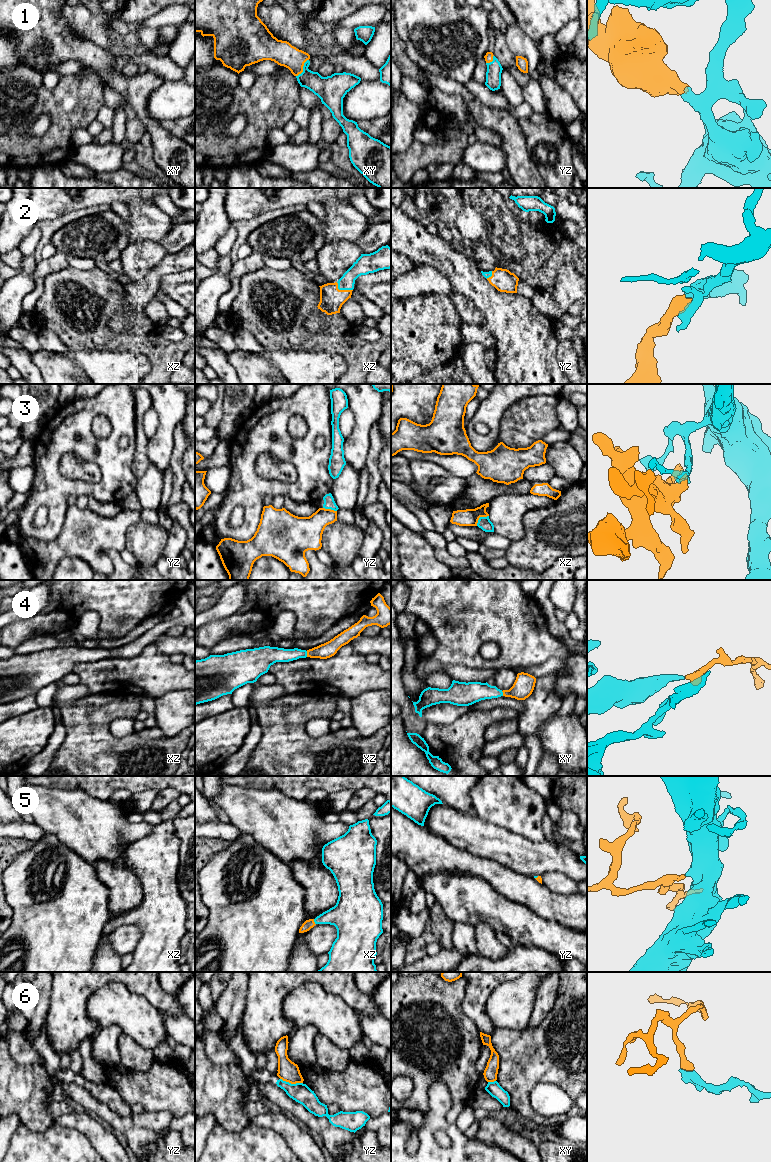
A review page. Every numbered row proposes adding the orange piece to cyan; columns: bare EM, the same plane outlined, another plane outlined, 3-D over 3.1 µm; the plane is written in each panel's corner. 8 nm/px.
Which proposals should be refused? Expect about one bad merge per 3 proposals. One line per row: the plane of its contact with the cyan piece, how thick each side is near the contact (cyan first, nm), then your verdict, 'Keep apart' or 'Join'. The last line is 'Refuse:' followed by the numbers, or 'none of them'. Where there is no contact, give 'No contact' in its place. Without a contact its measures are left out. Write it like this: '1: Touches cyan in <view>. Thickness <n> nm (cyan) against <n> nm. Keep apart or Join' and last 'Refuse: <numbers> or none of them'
1: Touches cyan in xy. Thickness 190 nm (cyan) against 190 nm. Join
2: Touches cyan in xz. Thickness 140 nm (cyan) against 190 nm. Join
3: Touches cyan in xz. Thickness 100 nm (cyan) against 140 nm. Keep apart
4: Touches cyan in xz. Thickness 120 nm (cyan) against 120 nm. Join
5: Touches cyan in xz. Thickness 220 nm (cyan) against 80 nm. Join
6: Touches cyan in yz. Thickness 160 nm (cyan) against 170 nm. Keep apart
Refuse: 3, 6

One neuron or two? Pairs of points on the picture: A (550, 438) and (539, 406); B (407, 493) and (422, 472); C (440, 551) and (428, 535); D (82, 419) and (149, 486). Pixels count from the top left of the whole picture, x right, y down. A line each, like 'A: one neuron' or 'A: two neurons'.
A: two neurons
B: two neurons
C: one neuron
D: two neurons

